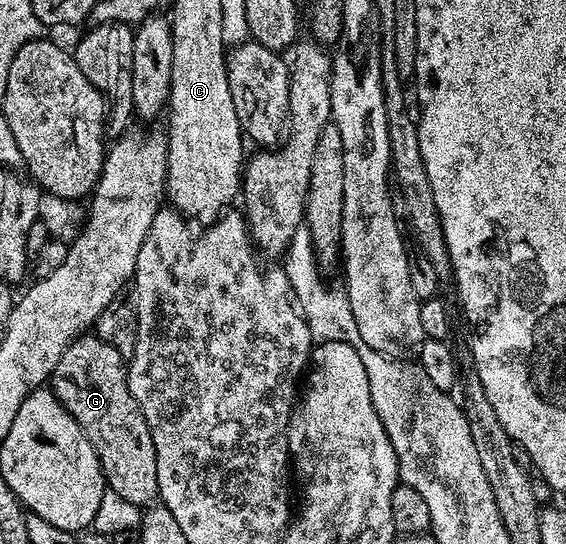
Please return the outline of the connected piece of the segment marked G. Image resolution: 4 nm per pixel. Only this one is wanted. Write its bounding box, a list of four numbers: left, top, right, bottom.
[50,333,160,509]

